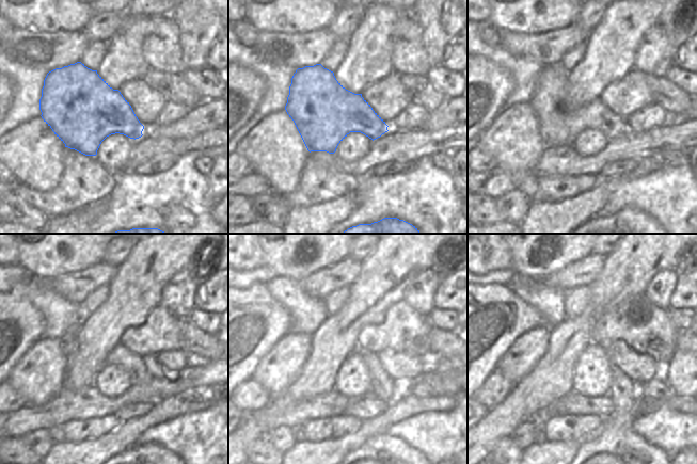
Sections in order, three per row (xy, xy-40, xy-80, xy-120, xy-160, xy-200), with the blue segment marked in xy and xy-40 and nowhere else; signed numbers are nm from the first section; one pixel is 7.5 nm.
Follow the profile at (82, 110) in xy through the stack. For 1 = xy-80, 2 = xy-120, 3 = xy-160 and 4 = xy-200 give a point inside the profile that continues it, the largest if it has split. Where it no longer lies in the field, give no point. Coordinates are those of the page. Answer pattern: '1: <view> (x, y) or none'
1: xy-80 (556, 128)
2: xy-120 (132, 364)
3: xy-160 (382, 386)
4: xy-200 (618, 450)

